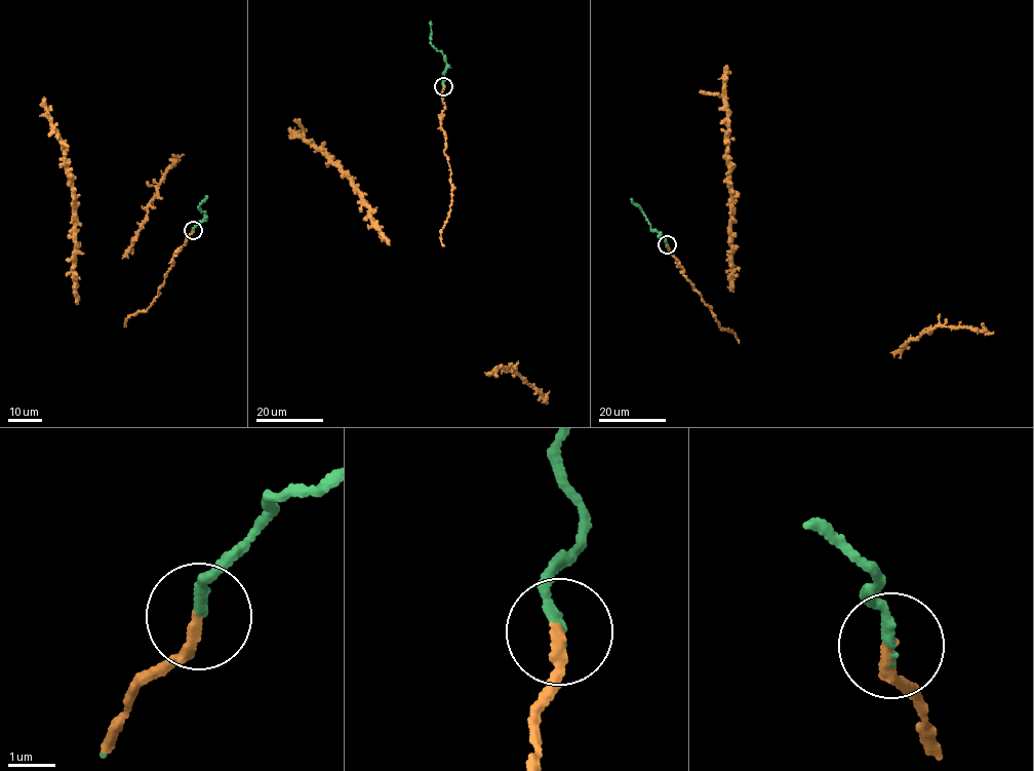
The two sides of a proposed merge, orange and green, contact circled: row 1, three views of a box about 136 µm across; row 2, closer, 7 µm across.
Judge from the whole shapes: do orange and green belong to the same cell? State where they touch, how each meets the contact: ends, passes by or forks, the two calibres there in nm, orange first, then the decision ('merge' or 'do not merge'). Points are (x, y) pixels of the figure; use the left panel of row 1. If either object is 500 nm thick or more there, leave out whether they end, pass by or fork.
at (193, 230); orange ends there; green ends there; 240 nm thick on the orange side, 170 nm on the other; merge

